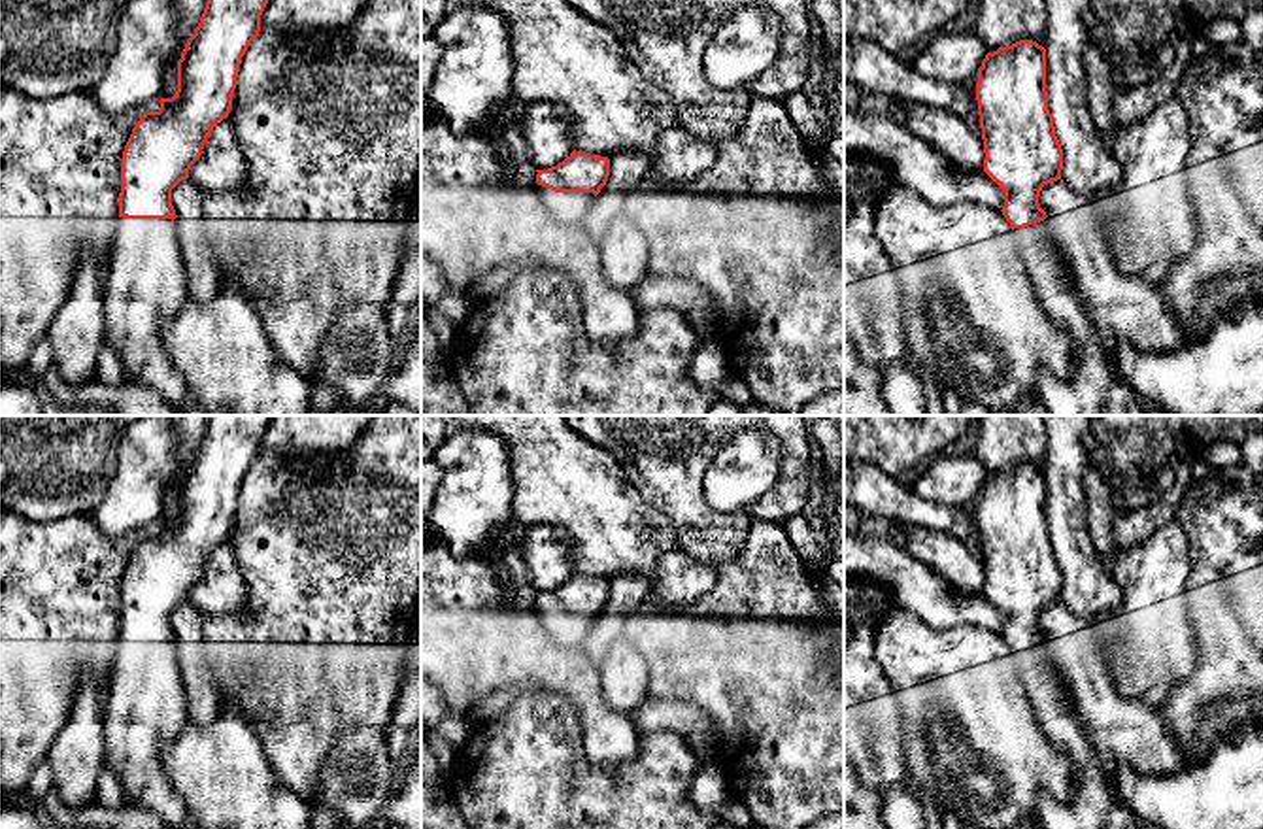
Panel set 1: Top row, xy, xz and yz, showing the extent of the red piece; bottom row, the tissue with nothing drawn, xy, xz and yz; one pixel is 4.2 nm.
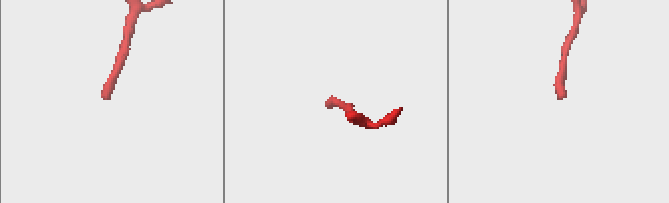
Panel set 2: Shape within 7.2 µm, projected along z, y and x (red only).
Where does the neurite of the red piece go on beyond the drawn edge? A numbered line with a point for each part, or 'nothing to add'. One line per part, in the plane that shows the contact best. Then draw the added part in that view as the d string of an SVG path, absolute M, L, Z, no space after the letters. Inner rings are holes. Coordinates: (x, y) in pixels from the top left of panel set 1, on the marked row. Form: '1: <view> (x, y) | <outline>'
1: xz (569, 208) | M538 183L536 195L544 202L547 211L564 225L583 223L583 215L595 200L593 193L555 193Z

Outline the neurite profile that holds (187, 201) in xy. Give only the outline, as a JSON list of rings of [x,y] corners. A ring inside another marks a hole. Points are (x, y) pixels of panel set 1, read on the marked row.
[[[183,179],[172,189],[172,206],[177,215],[174,223],[187,272],[187,296],[206,304],[221,287],[221,272],[202,223],[206,217],[204,193]]]

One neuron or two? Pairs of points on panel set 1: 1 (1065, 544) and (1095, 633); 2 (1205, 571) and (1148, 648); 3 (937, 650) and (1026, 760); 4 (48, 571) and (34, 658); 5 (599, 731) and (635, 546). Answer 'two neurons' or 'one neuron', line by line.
1: one neuron
2: two neurons
3: one neuron
4: one neuron
5: two neurons

